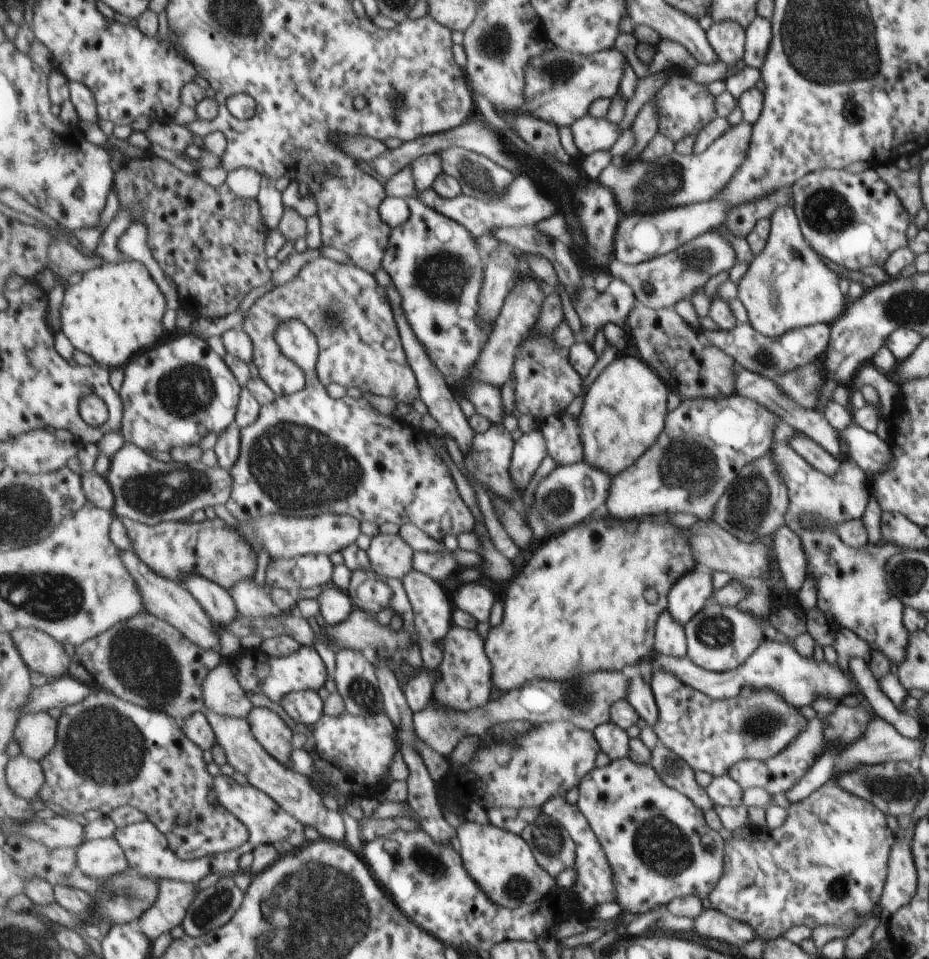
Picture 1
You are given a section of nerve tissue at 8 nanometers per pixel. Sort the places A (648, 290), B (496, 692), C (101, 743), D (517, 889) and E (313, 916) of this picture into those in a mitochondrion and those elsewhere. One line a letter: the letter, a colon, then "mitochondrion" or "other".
A: other
B: other
C: mitochondrion
D: mitochondrion
E: mitochondrion

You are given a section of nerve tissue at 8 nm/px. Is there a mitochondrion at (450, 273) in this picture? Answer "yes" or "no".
yes

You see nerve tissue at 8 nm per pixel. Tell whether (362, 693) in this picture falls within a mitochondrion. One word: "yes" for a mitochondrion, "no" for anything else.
yes

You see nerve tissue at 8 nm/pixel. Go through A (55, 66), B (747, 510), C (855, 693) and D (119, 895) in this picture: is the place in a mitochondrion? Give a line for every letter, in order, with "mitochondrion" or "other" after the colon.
A: other
B: mitochondrion
C: other
D: mitochondrion

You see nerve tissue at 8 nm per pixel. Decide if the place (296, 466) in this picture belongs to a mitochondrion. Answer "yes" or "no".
yes

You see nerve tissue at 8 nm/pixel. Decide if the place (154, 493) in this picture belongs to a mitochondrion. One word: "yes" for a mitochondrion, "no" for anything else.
yes

